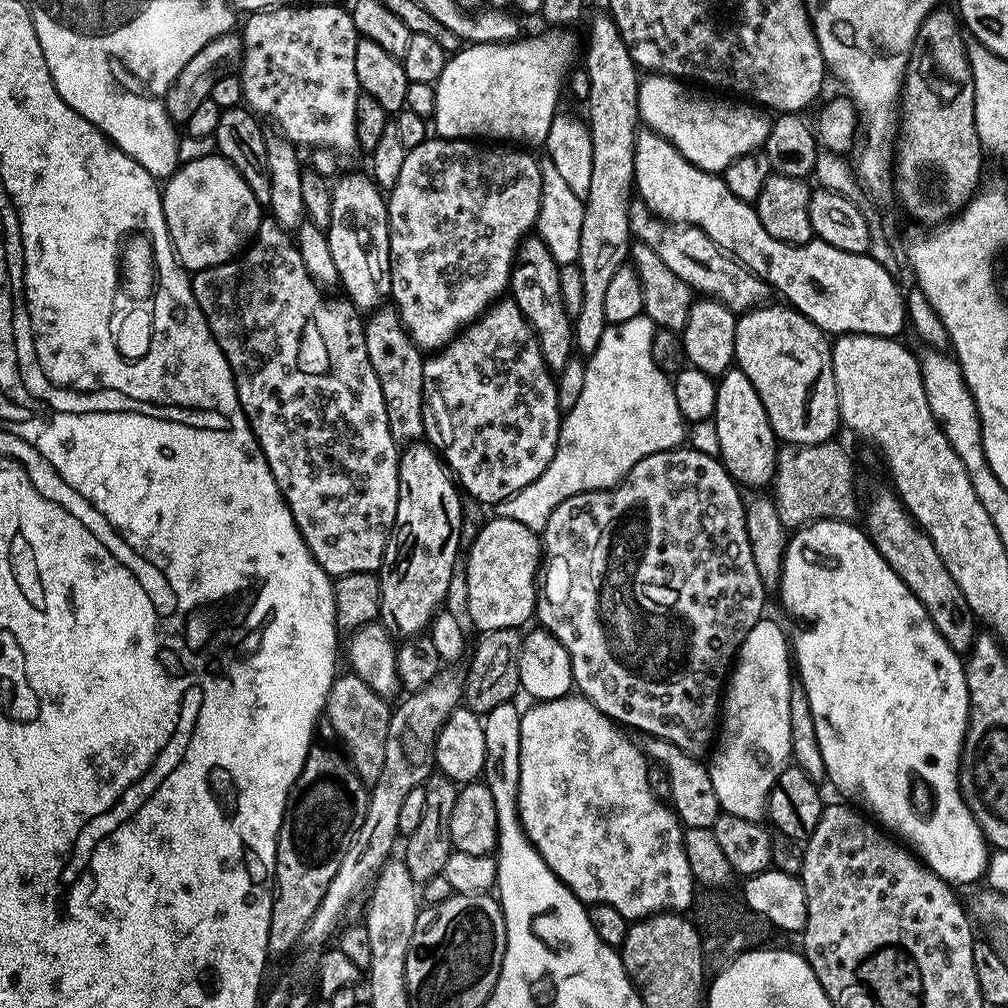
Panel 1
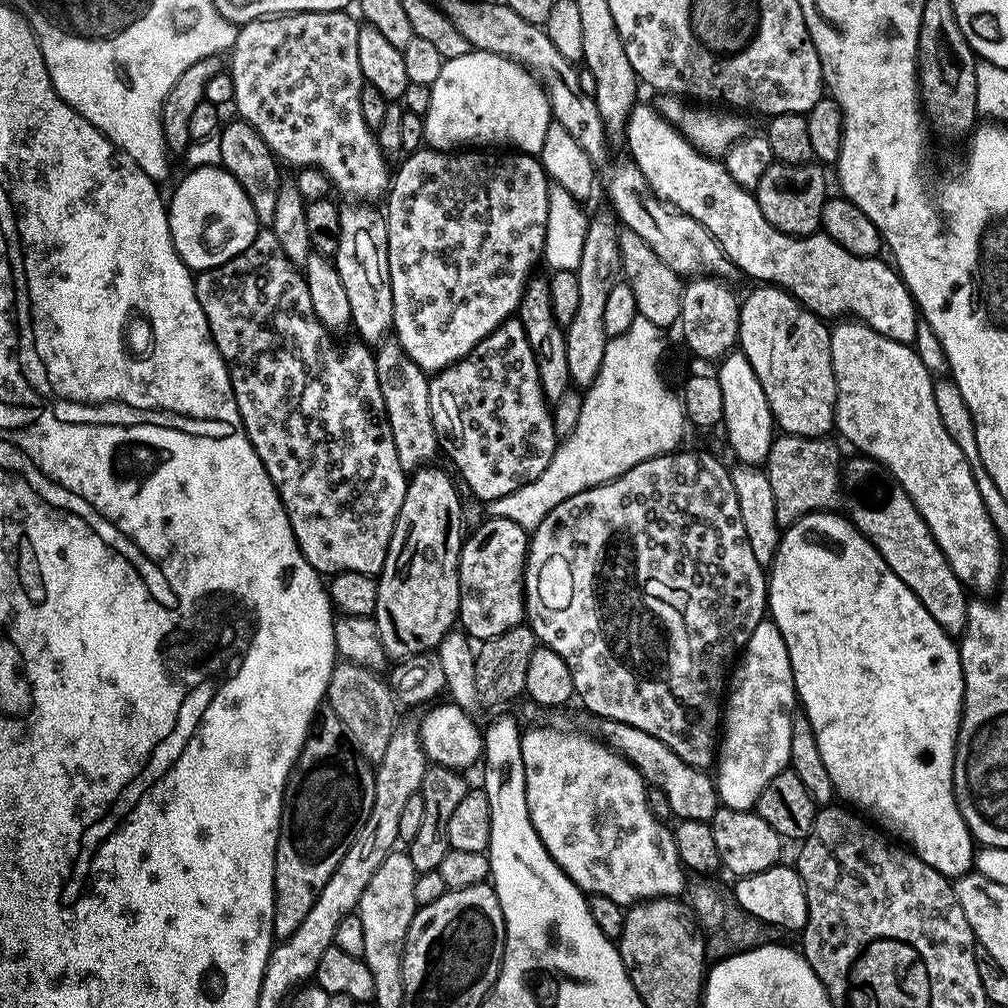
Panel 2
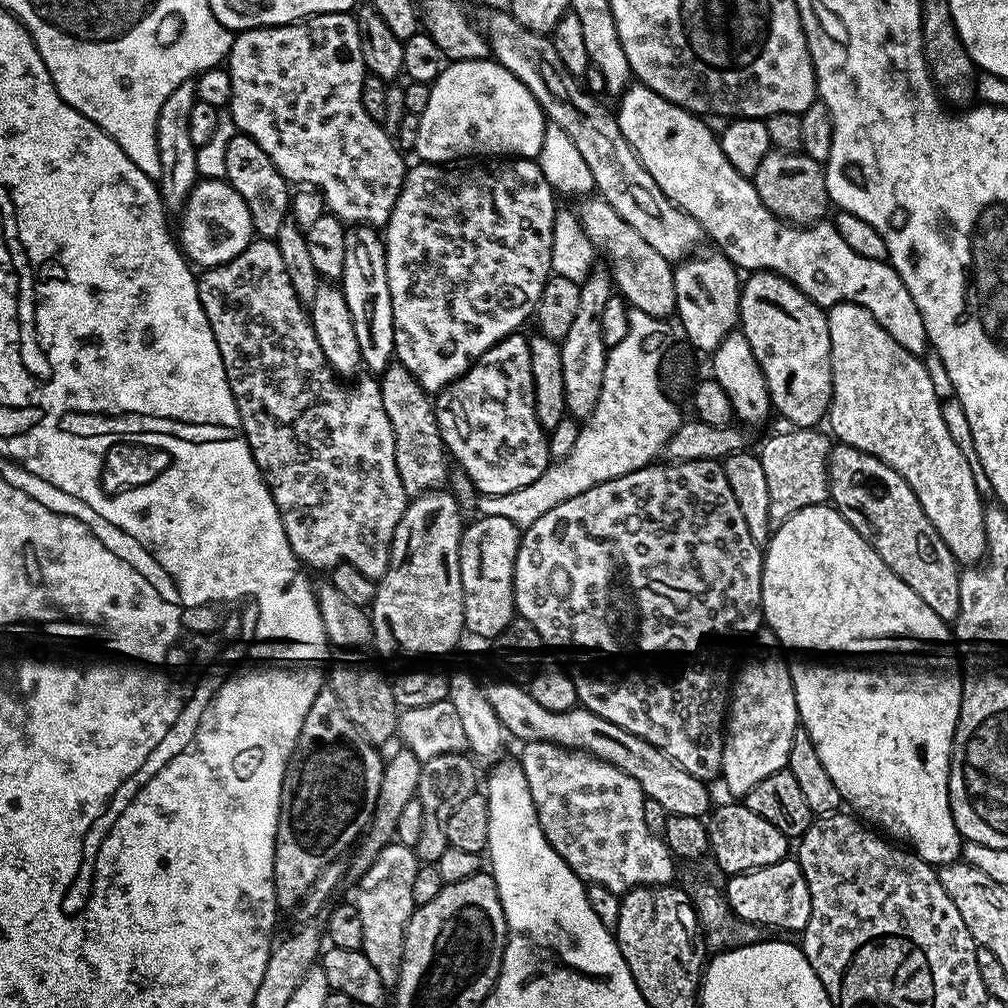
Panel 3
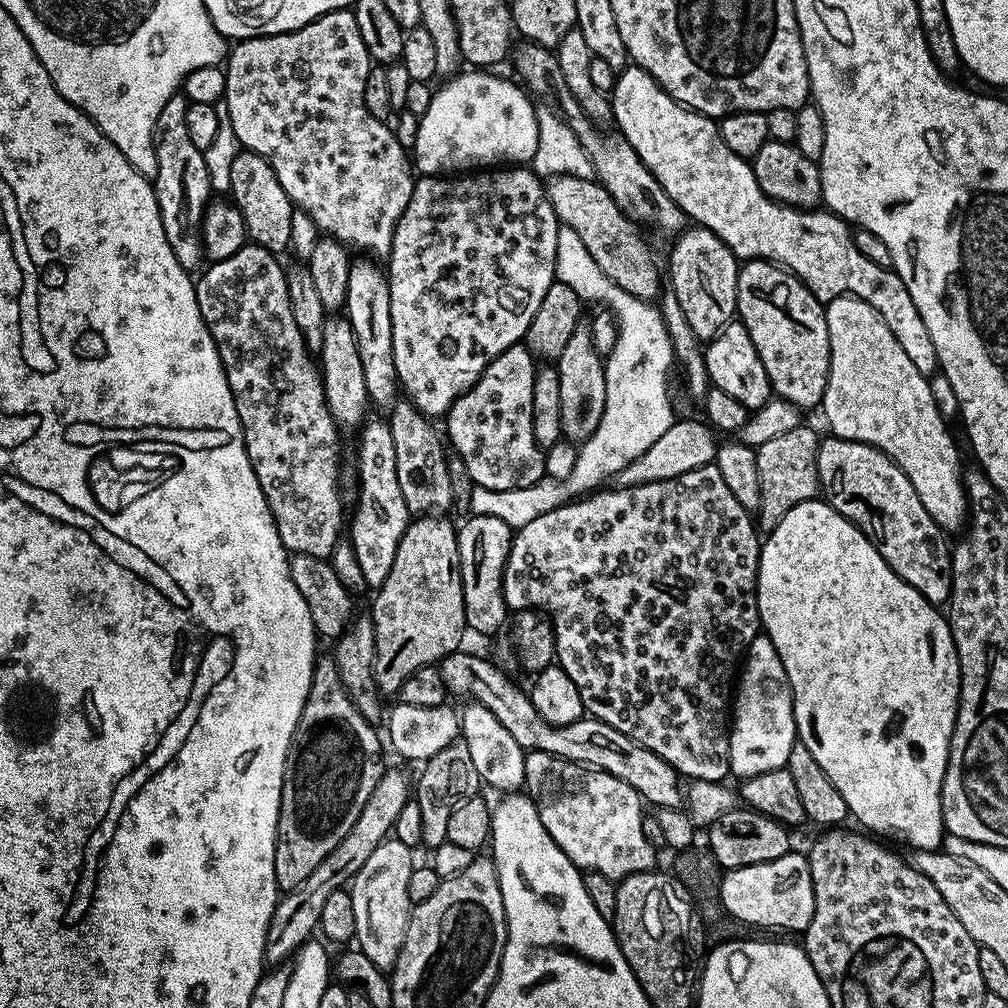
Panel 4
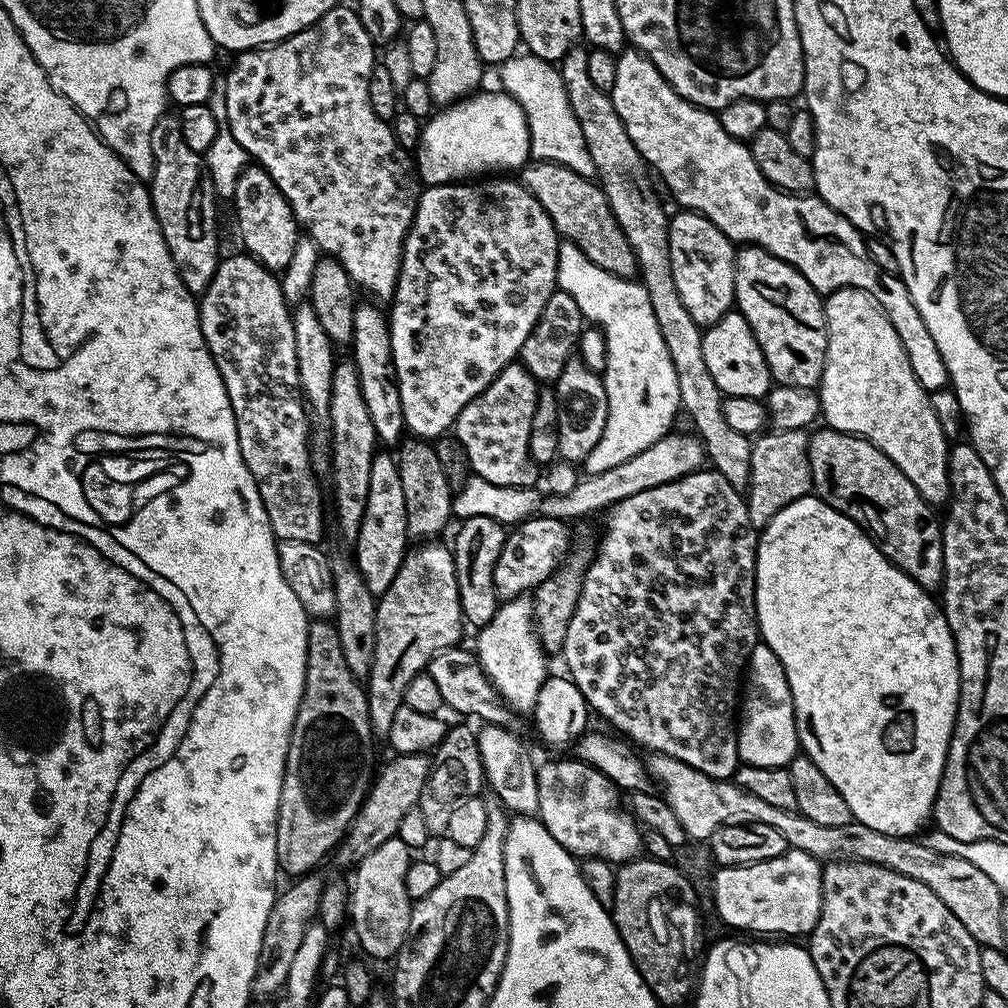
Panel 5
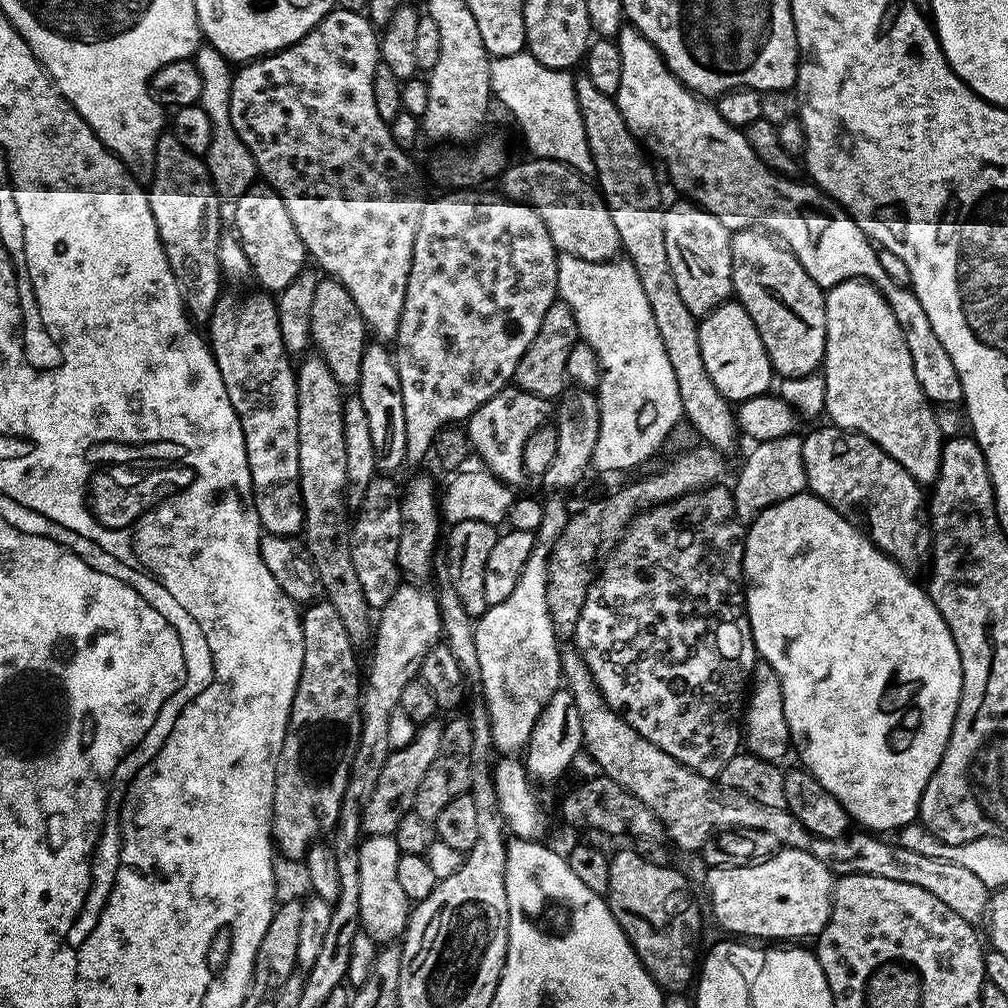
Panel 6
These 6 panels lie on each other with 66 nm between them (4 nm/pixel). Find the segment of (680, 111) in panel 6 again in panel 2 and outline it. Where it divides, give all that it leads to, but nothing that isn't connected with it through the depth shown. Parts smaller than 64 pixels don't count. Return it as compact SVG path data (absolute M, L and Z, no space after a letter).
M638 102L632 107L628 119L627 140L628 152L632 155L629 156L631 163L636 164L638 170L642 170L642 178L650 182L656 197L668 201L680 212L690 214L690 218L702 222L702 226L706 226L706 230L718 241L722 250L730 258L730 262L736 265L741 273L745 272L746 275L753 276L756 282L763 282L765 285L791 292L792 297L812 311L815 316L855 318L867 322L873 330L886 338L894 338L909 346L914 345L918 309L911 294L908 293L903 278L891 263L883 264L883 259L880 258L850 254L850 250L838 246L838 242L823 234L787 236L785 232L770 226L770 222L762 218L762 210L758 210L755 195L749 189L738 186L738 182L730 178L730 174L719 159L698 151L653 105L651 108L644 102Z

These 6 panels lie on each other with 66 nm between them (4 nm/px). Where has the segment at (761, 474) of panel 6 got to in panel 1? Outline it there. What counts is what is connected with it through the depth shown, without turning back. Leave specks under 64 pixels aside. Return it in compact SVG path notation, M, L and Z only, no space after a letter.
M837 442L784 444L776 453L776 477L770 485L778 514L789 530L815 525L817 520L855 521L862 504L856 501L856 472L848 452Z

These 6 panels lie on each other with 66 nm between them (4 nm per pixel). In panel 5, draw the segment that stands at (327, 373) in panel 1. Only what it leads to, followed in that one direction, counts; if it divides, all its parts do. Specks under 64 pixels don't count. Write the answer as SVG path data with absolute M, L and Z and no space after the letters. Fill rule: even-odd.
M247 254L240 256L225 255L220 263L216 265L216 273L206 286L206 290L199 297L198 307L200 309L200 325L202 334L206 338L206 346L222 374L222 382L228 391L230 406L234 410L236 429L238 430L238 450L242 450L244 465L250 470L252 477L256 479L258 494L264 503L266 514L270 518L272 532L277 541L293 540L319 545L320 535L324 532L324 496L320 493L320 484L316 481L316 472L312 469L312 452L308 449L308 424L310 425L310 413L304 403L304 394L300 391L300 379L298 378L298 354L294 350L294 326L292 325L292 312L289 302L283 297L281 281L277 273L272 272L266 266L259 264L254 257ZM377 451L370 466L370 494L358 541L358 567L368 589L378 596L388 589L390 582L394 582L394 574L398 574L404 561L404 553L410 544L406 530L406 498L402 498L400 465L384 452L387 451Z

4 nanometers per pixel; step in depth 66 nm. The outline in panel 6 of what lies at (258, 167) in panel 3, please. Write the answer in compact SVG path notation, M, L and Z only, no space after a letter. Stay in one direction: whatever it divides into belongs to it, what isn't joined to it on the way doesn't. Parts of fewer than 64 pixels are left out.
M255 182L231 206L232 224L236 227L234 235L246 253L251 275L256 275L265 293L279 294L286 290L306 268L304 243L302 238L298 238L298 230L294 230L294 222L290 222L290 210L286 210L286 202L282 202L270 185Z

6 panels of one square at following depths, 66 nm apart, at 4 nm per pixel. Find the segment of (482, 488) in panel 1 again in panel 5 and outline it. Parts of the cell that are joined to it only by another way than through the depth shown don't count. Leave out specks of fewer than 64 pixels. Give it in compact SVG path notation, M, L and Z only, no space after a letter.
M507 364L458 414L454 433L460 439L464 452L468 455L468 464L475 475L482 477L494 486L507 488L535 489L536 479L541 479L541 469L530 454L530 418L534 418L534 406L540 392L538 381L524 368L523 364Z

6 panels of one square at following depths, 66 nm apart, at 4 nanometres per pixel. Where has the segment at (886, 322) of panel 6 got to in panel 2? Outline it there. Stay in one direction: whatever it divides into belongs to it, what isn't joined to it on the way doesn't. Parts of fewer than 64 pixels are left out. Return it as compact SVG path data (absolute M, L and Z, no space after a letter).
M855 318L837 324L840 325L831 329L830 338L830 358L836 379L835 431L840 431L856 447L857 453L880 463L900 483L902 490L906 490L918 514L922 514L926 526L930 526L934 542L938 542L942 554L946 554L950 570L954 570L965 589L976 594L995 593L1002 580L1000 571L1004 568L1004 556L1000 553L1002 541L990 522L990 514L986 514L966 454L958 450L958 442L954 442L954 438L946 434L946 426L942 426L938 402L934 402L933 375L923 365L915 347L886 338L867 322Z

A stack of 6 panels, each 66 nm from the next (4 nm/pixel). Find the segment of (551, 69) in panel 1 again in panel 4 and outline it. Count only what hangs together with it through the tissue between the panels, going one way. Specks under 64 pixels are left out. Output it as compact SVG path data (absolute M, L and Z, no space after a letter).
M464 70L451 78L445 79L443 83L441 83L444 85L442 85L441 88L437 87L435 91L433 91L430 110L426 110L426 114L420 117L418 138L416 139L416 146L414 149L414 168L420 176L468 174L473 170L487 169L489 166L524 166L534 158L534 154L538 150L538 118L536 117L536 108L534 107L534 103L532 104L533 97L529 95L529 93L525 91L525 89L521 87L515 79L513 79L514 81L503 80L500 76L492 75L496 74L493 74L488 70Z

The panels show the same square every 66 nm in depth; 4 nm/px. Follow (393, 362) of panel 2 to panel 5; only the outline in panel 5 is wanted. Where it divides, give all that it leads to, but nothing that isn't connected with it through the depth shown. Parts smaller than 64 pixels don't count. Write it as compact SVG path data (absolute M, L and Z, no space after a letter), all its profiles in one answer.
M408 438L399 445L398 463L400 465L400 477L402 478L402 498L406 498L406 530L409 537L416 542L428 542L436 536L448 524L448 519L453 519L452 502L454 488L448 485L448 476L444 473L444 464L440 461L438 453L432 449L433 445L427 440Z

